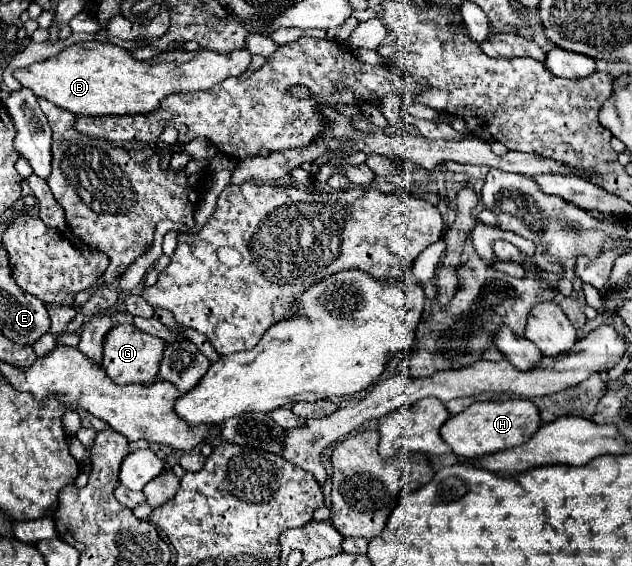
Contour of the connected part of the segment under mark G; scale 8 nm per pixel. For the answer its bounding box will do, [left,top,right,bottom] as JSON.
[101,324,165,384]

